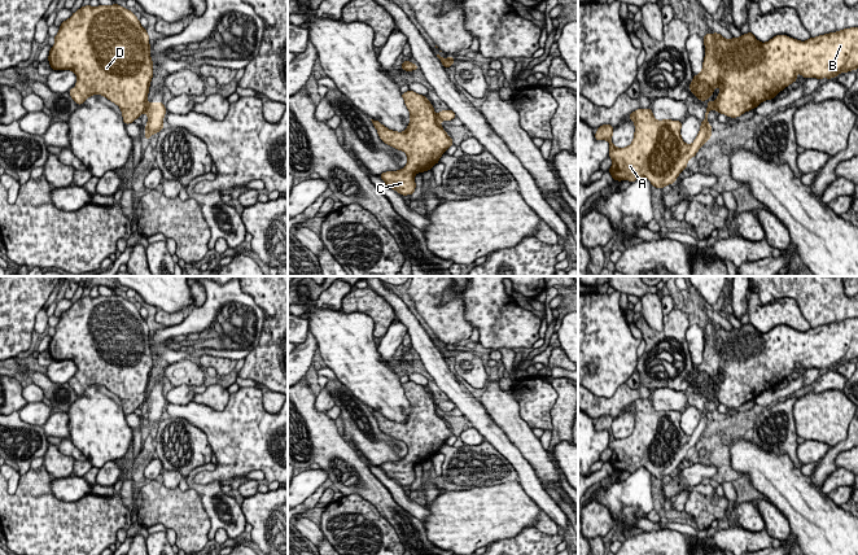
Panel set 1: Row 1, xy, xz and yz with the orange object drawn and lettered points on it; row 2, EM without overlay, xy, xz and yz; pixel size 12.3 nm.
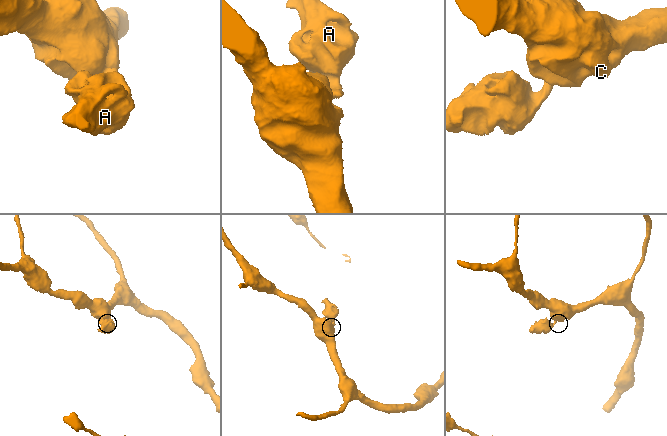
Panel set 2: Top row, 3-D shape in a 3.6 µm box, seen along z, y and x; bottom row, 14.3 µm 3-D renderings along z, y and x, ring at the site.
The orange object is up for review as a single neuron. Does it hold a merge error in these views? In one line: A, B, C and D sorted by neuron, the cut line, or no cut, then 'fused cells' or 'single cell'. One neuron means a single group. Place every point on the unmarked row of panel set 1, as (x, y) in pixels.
A / B C D; cut in xy along (148, 394), (144, 401); fused cells

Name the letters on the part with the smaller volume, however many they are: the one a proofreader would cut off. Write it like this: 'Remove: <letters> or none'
Remove: A

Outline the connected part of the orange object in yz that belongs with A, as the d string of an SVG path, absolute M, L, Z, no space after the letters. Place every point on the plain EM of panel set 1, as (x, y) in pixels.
M639 398L630 405L629 408L635 414L635 424L632 433L626 438L613 436L610 415L600 416L595 429L609 432L609 449L613 450L609 463L613 469L635 472L644 467L652 477L660 480L673 475L687 458L688 450L710 429L712 416L708 414L710 399L706 398L700 423L691 436L682 431L680 411L656 411L649 398Z

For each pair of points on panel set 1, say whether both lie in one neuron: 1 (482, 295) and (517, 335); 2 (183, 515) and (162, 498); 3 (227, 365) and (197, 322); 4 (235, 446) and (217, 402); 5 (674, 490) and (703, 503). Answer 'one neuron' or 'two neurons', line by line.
1: one neuron
2: one neuron
3: two neurons
4: two neurons
5: two neurons

